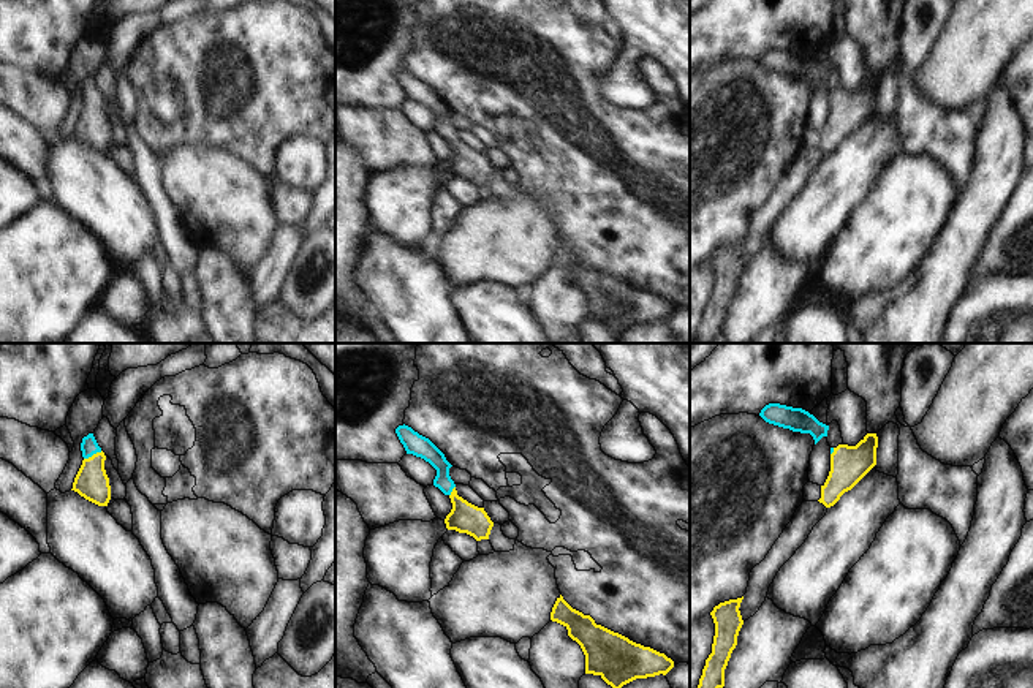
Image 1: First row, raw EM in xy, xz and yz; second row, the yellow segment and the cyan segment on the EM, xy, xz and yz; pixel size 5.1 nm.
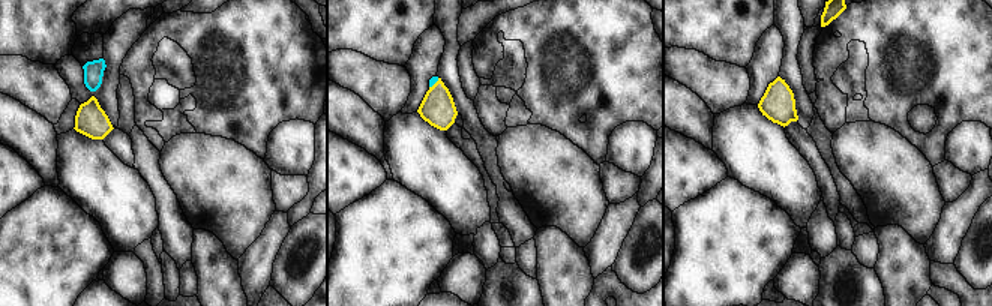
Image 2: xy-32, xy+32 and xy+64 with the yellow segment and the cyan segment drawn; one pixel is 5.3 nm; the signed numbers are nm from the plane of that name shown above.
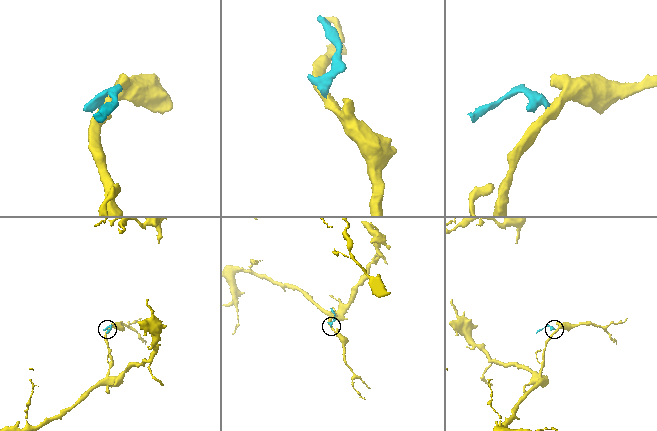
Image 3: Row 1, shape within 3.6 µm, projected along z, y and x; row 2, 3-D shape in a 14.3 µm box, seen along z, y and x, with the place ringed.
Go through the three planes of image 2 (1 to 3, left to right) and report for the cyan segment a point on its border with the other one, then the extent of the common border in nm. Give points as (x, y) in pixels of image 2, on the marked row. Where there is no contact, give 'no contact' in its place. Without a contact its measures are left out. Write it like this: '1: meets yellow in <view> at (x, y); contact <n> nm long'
1: no contact
2: meets yellow in xy+32 at (435, 83); contact 80 nm long
3: no contact

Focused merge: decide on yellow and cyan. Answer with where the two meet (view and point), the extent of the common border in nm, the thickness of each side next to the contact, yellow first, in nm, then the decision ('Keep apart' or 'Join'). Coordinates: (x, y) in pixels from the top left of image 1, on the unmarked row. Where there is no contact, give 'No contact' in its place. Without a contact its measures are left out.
Touches yellow at xy (92, 102). Shared border 100 nm. Thickness 170 nm (yellow) against 90 nm. Join.

